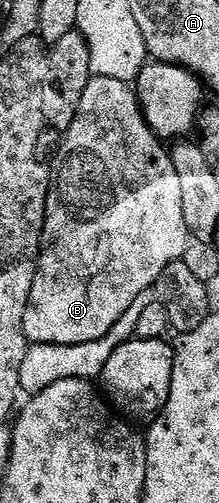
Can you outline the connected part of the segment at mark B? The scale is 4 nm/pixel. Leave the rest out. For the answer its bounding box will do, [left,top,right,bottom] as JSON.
[24,77,190,345]

